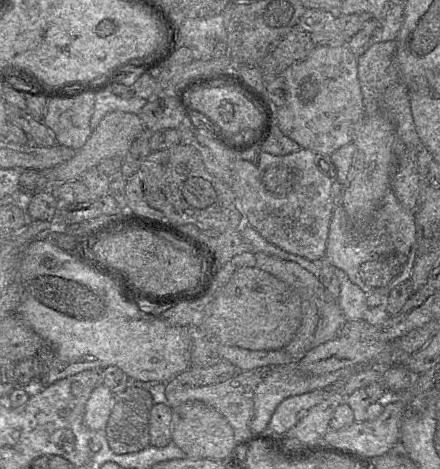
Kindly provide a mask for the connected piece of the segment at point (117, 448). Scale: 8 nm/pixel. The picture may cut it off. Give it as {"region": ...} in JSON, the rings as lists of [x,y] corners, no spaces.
{"region":[[[132,384],[114,394],[113,408],[105,430],[115,453],[133,453],[150,446],[149,418],[154,405],[148,390]]]}

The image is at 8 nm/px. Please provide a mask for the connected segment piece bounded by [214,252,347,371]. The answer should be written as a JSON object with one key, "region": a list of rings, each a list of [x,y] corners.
{"region":[[[254,253],[256,268],[270,273],[290,286],[301,300],[302,320],[294,338],[284,348],[278,350],[248,350],[235,346],[227,346],[219,342],[216,345],[217,354],[222,360],[227,360],[239,371],[248,371],[259,367],[277,367],[282,365],[297,365],[298,362],[313,348],[333,340],[347,321],[338,302],[325,289],[318,277],[301,267],[299,264],[279,259],[269,254]]]}

